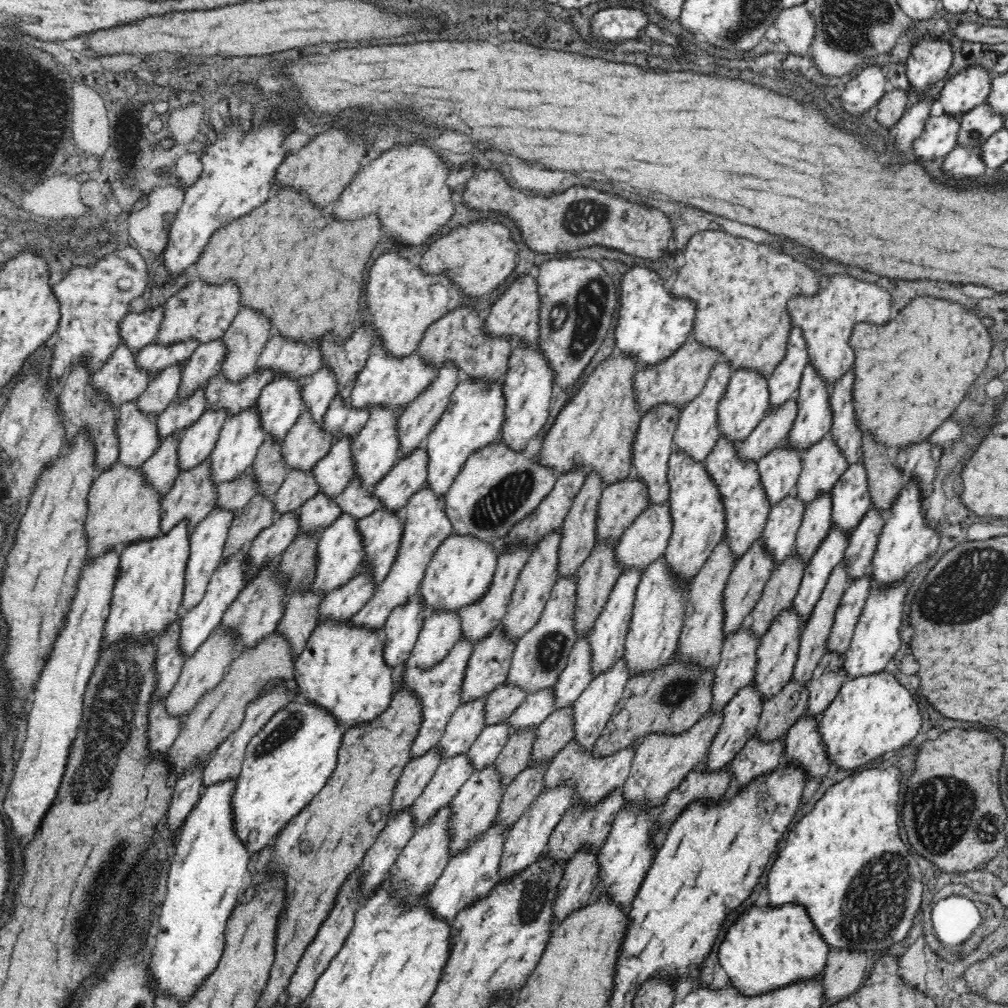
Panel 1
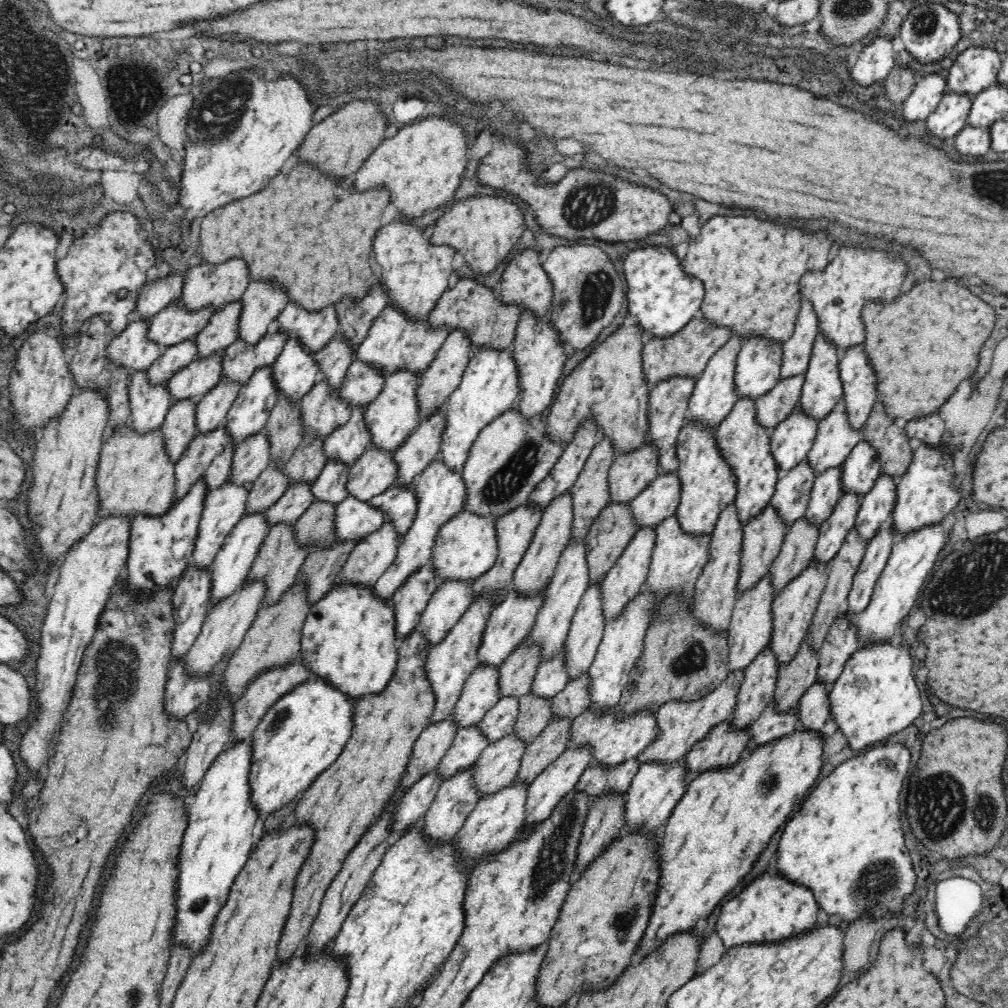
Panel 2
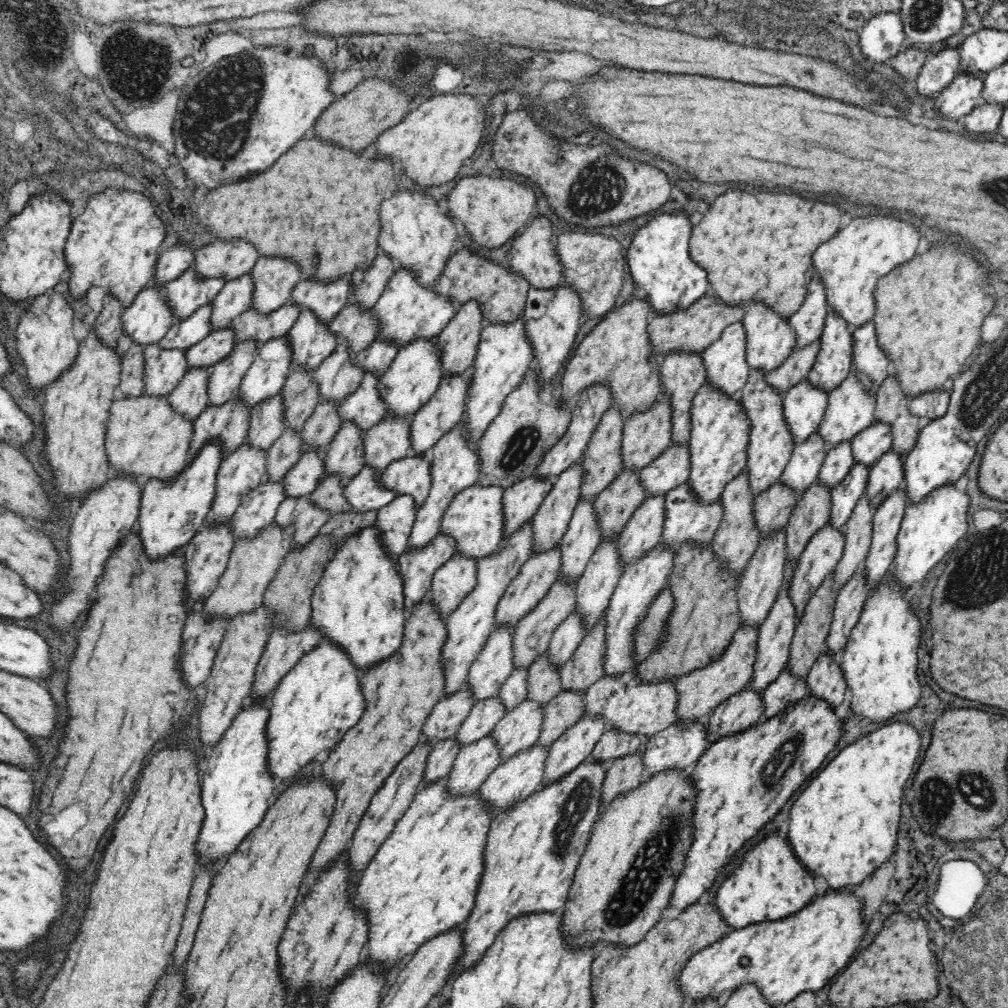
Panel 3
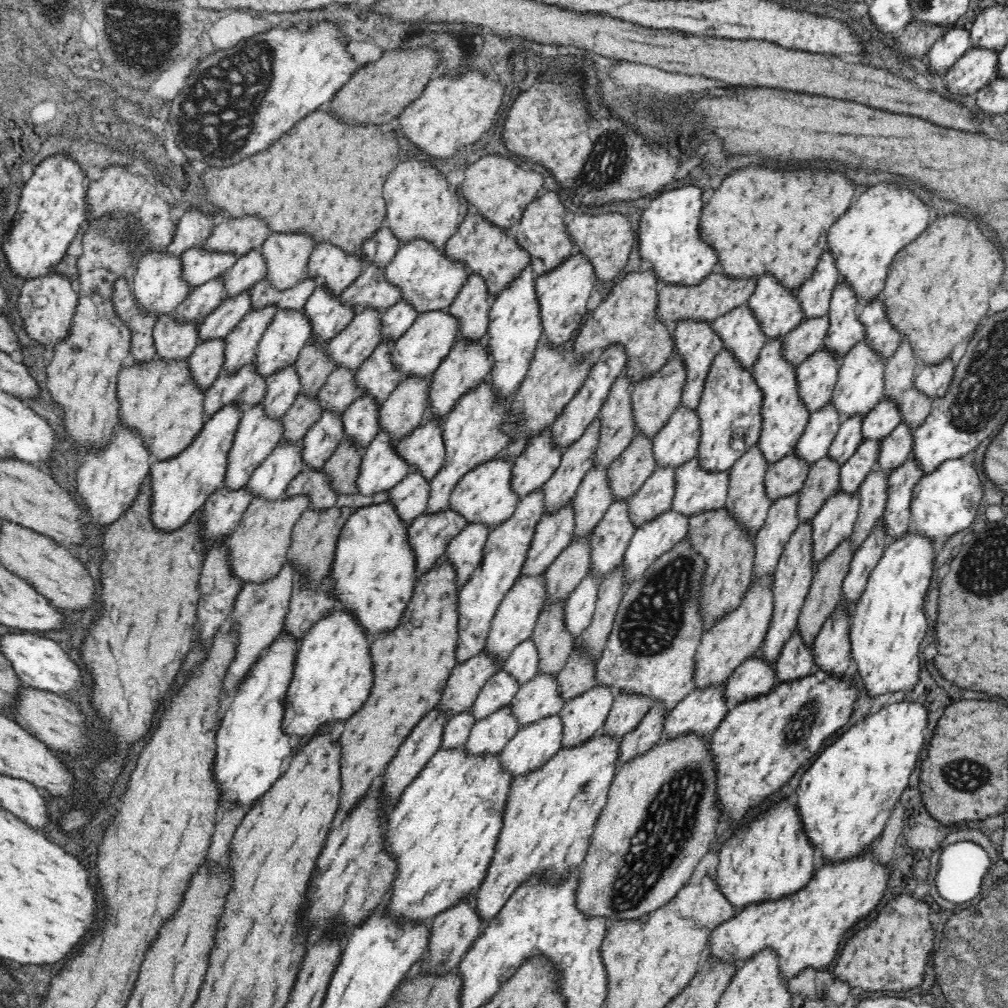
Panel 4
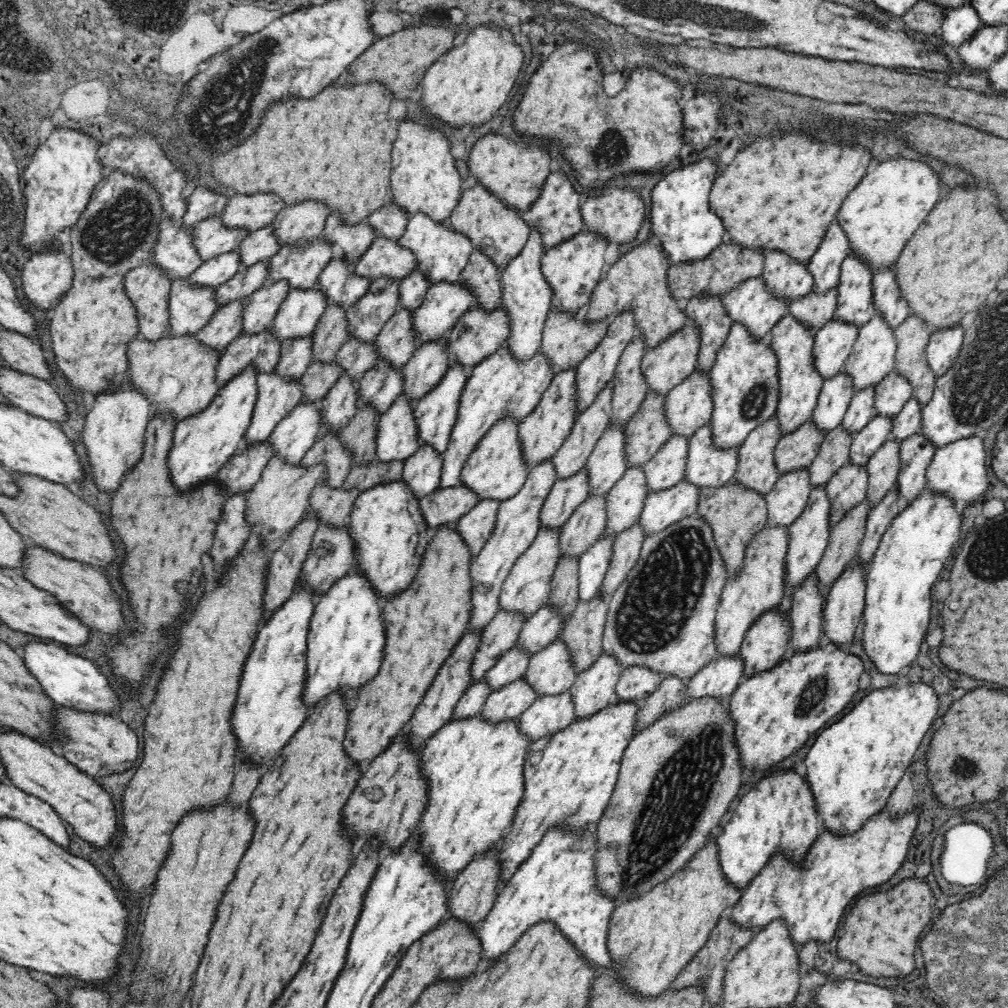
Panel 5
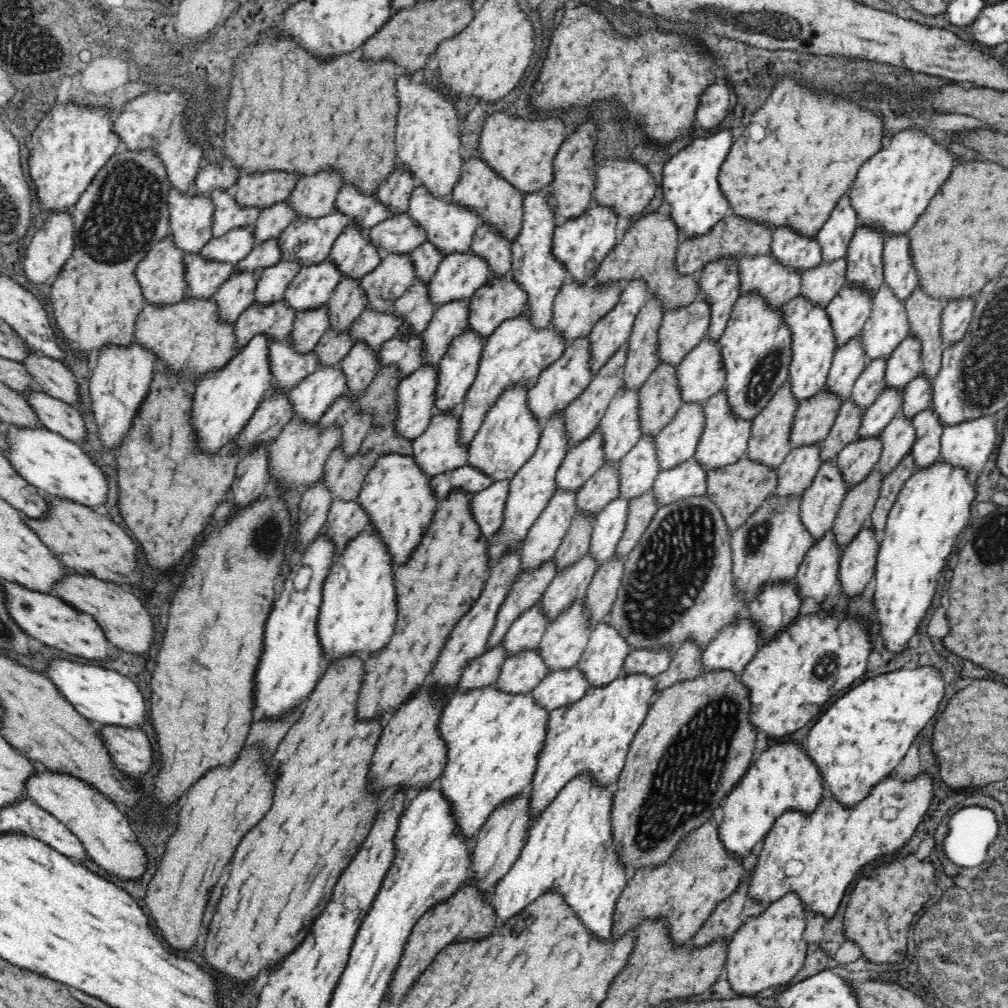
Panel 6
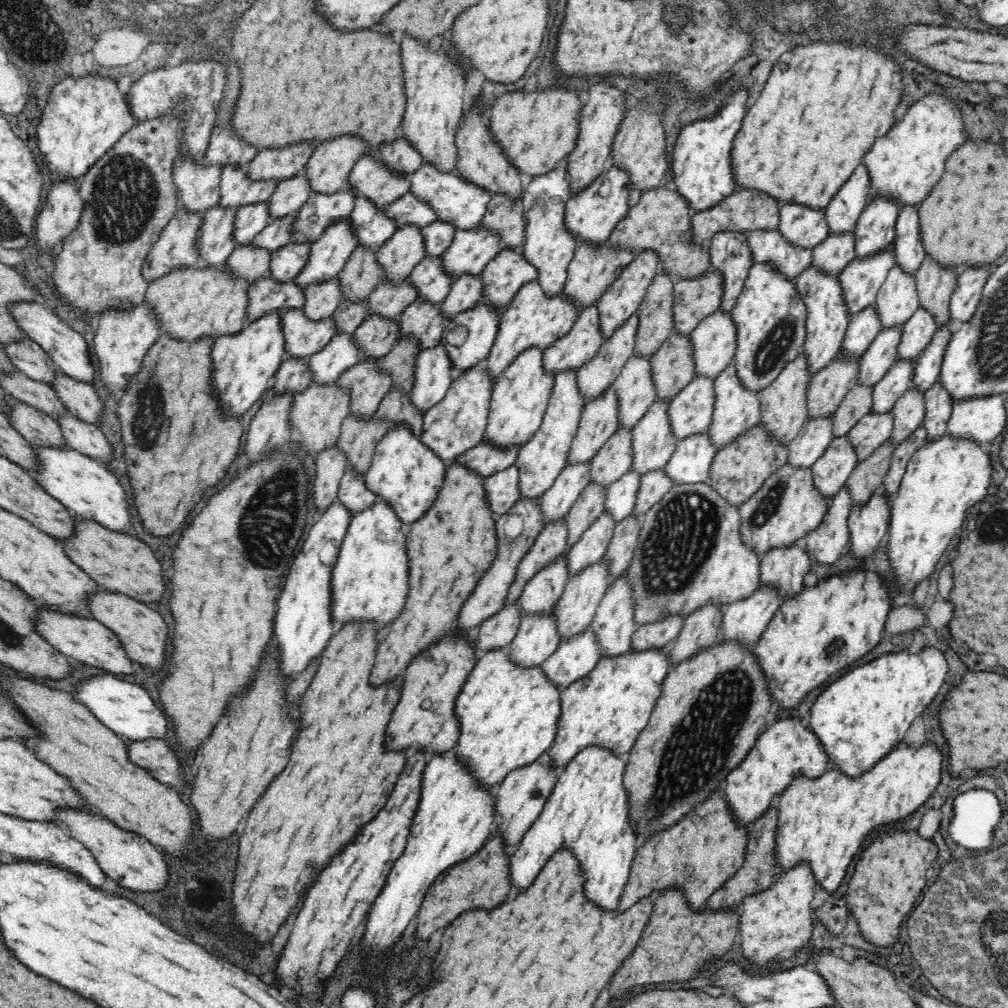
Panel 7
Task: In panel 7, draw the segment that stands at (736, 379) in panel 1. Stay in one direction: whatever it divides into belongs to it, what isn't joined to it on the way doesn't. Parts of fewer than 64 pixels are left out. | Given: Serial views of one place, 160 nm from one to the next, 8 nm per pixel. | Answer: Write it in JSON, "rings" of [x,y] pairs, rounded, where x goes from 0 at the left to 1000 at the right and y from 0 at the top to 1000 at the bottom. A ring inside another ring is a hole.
{"rings":[[[774,202],[772,229],[776,237],[794,247],[806,248],[821,234],[821,223],[817,210],[804,207],[800,203]]]}

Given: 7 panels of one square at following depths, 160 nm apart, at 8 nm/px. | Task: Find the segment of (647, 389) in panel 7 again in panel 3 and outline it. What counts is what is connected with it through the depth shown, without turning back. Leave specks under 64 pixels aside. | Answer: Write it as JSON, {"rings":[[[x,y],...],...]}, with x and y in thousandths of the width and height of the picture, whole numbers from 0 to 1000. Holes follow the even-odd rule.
{"rings":[[[574,497],[558,534],[555,579],[572,581],[583,562],[585,553],[593,546],[596,527],[585,497]]]}

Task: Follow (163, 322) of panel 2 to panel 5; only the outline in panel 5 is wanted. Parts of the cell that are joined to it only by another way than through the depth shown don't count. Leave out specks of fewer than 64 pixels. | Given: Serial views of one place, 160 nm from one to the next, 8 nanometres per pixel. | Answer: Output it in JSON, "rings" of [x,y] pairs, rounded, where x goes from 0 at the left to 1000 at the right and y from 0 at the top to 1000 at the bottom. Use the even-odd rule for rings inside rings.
{"rings":[[[218,214],[198,219],[189,230],[190,245],[196,249],[199,261],[236,248],[238,241],[245,235],[242,227],[222,227]]]}

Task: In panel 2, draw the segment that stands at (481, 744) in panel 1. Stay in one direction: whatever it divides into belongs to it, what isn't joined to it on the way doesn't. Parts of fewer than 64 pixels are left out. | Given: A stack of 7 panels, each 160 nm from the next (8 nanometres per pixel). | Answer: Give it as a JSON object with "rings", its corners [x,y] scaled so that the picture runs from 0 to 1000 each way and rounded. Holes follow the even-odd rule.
{"rings":[[[498,691],[480,709],[474,719],[476,725],[480,727],[484,739],[508,727],[515,709],[515,698],[516,695],[512,691]]]}

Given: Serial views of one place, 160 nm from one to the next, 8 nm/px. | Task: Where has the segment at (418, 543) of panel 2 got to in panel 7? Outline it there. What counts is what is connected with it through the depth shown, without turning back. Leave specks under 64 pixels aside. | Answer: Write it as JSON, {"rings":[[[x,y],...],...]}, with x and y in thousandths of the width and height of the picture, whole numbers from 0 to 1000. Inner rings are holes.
{"rings":[[[533,278],[518,283],[505,303],[504,308],[496,313],[490,341],[479,360],[480,368],[484,370],[488,381],[491,381],[502,365],[522,346],[532,344],[539,351],[547,341],[550,341],[550,338],[556,337],[565,329],[574,313],[572,304],[567,299],[560,297],[560,293],[556,292],[544,297]]]}

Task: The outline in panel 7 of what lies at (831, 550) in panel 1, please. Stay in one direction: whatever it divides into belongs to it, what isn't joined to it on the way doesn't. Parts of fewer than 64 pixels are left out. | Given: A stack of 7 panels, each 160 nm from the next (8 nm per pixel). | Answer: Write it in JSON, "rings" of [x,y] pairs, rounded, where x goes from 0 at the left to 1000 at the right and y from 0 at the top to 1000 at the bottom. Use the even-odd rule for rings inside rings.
{"rings":[[[890,357],[875,377],[866,383],[863,407],[865,412],[884,409],[889,398],[905,384],[906,365],[905,358]]]}

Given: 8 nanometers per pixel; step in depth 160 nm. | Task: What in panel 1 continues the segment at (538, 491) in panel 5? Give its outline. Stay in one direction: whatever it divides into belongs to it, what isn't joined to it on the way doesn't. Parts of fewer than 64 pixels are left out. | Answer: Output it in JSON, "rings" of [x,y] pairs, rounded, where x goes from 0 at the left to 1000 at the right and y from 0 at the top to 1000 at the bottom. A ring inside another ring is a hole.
{"rings":[[[457,632],[446,644],[446,649],[442,651],[442,655],[438,655],[438,659],[435,659],[435,661],[419,665],[406,660],[400,665],[395,663],[390,665],[389,676],[391,676],[391,688],[405,686],[419,699],[419,718],[417,718],[417,724],[411,736],[409,736],[406,755],[417,752],[422,746],[430,743],[437,736],[443,716],[457,699],[456,685],[458,685],[460,666],[462,666],[468,646],[468,638]]]}

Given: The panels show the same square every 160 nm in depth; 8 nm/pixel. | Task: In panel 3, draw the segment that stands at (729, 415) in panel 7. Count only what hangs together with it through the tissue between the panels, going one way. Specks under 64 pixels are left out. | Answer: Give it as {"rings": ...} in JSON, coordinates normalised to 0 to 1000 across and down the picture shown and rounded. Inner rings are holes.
{"rings":[[[682,478],[678,481],[673,481],[660,492],[660,516],[655,542],[658,542],[660,546],[664,546],[668,551],[673,550],[673,546],[681,541],[686,542],[686,544],[702,546],[702,544],[705,544],[716,514],[717,503],[715,497],[696,501],[685,489],[685,481]]]}

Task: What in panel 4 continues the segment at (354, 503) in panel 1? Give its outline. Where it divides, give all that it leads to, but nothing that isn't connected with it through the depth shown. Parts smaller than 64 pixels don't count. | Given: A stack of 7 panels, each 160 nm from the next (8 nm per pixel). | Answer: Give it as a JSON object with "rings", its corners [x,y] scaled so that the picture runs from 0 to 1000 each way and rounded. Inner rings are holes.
{"rings":[[[405,374],[375,405],[375,429],[387,432],[387,441],[393,442],[422,417],[425,406],[427,375]]]}

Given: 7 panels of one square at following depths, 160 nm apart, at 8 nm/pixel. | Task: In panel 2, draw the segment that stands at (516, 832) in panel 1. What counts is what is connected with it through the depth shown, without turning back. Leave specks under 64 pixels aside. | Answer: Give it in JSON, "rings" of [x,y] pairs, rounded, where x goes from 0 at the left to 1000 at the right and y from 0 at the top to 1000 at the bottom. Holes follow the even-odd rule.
{"rings":[[[583,741],[563,742],[548,758],[545,758],[523,782],[520,817],[514,823],[511,833],[523,832],[537,815],[548,810],[554,797],[571,780],[574,772],[585,760],[589,760],[589,751]]]}

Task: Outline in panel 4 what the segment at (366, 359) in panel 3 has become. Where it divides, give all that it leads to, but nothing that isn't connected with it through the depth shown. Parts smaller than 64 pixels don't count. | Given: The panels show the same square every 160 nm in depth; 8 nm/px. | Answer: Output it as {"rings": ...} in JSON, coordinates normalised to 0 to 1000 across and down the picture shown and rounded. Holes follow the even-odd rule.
{"rings":[[[399,298],[391,301],[378,313],[377,340],[389,343],[413,319],[413,315],[413,307],[407,301]]]}

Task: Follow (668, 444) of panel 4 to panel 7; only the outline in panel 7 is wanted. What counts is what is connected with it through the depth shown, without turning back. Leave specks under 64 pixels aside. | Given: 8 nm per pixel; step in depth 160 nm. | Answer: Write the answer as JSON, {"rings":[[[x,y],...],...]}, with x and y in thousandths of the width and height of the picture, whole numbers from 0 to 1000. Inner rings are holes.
{"rings":[[[713,307],[700,314],[686,329],[685,341],[688,352],[690,374],[709,375],[729,355],[730,322],[723,312]]]}

